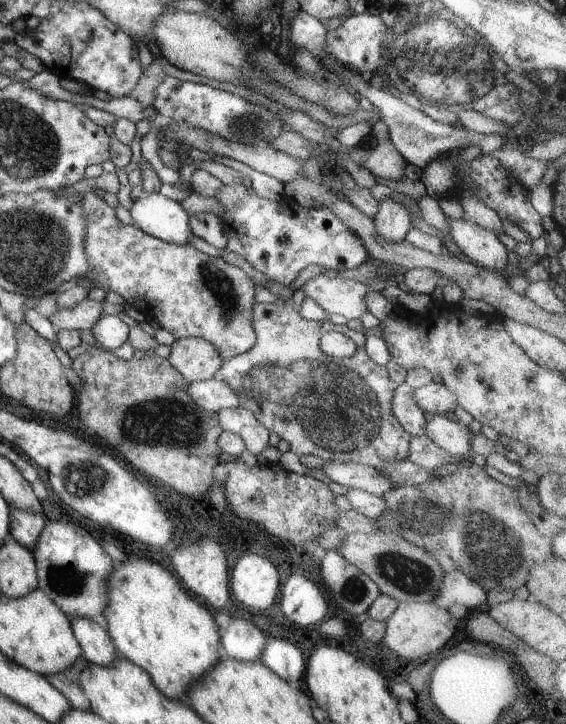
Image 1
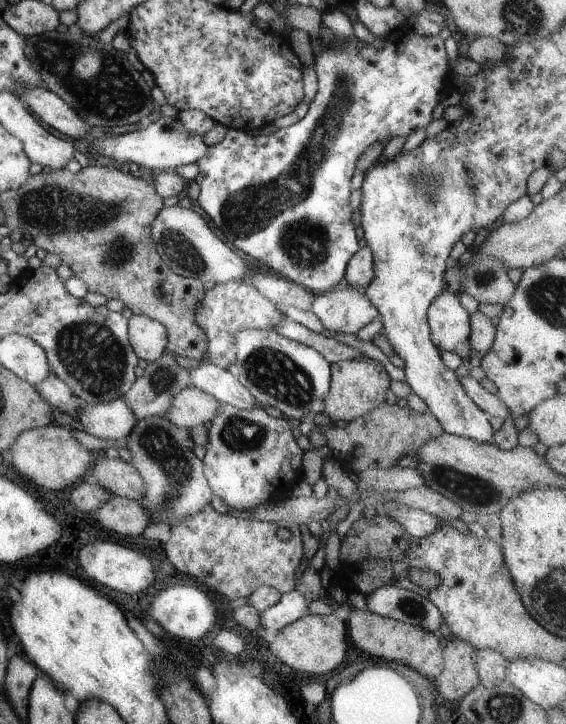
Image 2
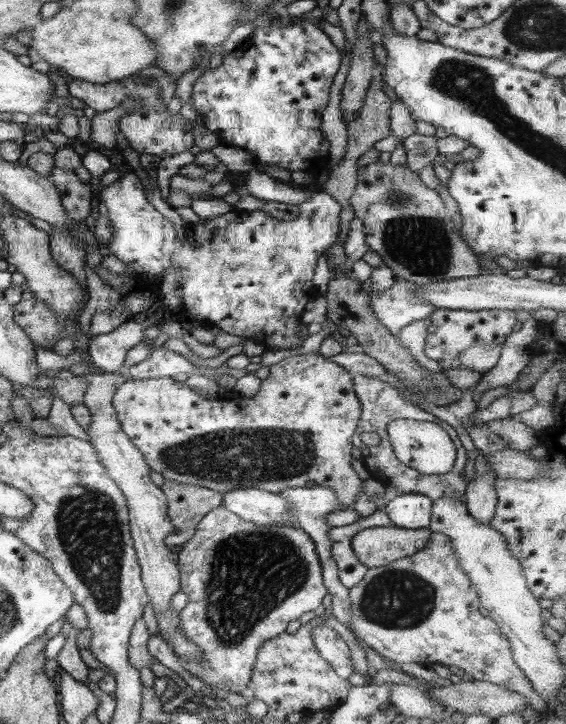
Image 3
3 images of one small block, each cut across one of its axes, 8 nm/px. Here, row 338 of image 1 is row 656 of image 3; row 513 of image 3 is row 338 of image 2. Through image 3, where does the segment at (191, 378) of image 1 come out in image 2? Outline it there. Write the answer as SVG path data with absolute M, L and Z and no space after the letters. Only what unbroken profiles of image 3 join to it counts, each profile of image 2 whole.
M132 315L129 318L129 342L138 358L150 364L158 360L167 350L168 334L166 328L144 315Z

